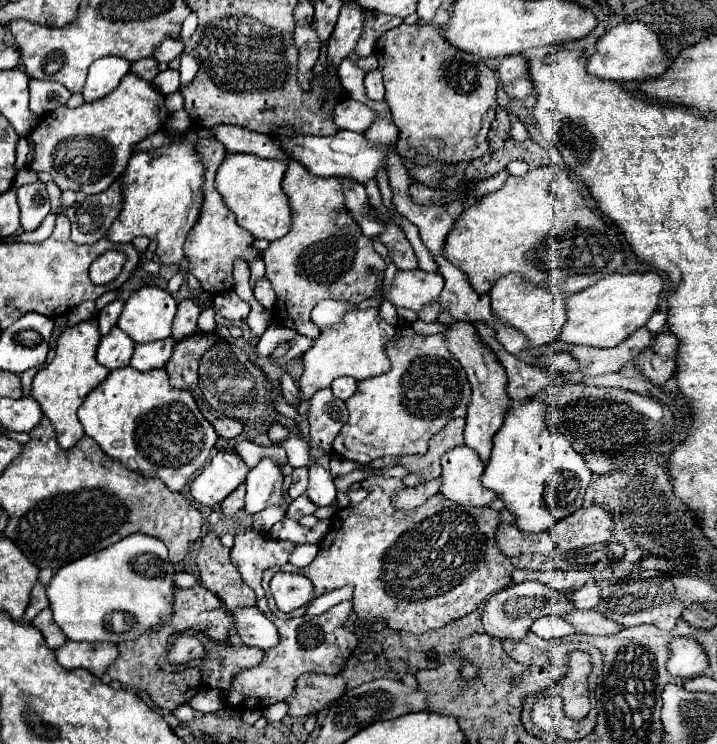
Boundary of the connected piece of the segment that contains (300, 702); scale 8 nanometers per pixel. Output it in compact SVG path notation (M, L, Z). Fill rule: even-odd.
M304 674L296 682L296 692L288 700L290 716L306 716L320 710L326 710L334 700L346 692L346 680L342 674L336 676L318 676Z

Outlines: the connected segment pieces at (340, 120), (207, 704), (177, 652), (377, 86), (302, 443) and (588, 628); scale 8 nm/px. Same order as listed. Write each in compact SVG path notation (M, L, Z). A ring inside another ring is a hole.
M352 98L342 100L334 108L334 122L342 130L352 130L352 132L366 132L372 122L378 118L378 114L366 106L364 102L356 102Z
M202 688L196 692L196 696L188 702L194 710L202 712L202 714L208 714L208 712L218 712L224 708L224 702L222 702L222 692L220 690L214 690L214 688Z
M180 634L176 636L170 652L168 652L168 660L172 664L180 664L180 662L190 662L192 658L202 658L204 656L204 648L200 642L194 642L194 636L186 636Z
M376 68L376 70L366 74L364 86L366 86L366 94L368 94L370 100L382 100L384 98L384 84L382 84L380 68Z
M292 434L290 438L286 438L284 442L280 442L280 446L286 448L288 454L288 464L292 464L294 468L298 466L308 466L310 464L310 450L306 440L300 434Z
M576 610L574 614L564 616L564 620L568 620L578 632L582 634L600 634L600 636L612 636L616 632L622 632L624 626L616 624L614 620L604 618L600 612L596 610Z

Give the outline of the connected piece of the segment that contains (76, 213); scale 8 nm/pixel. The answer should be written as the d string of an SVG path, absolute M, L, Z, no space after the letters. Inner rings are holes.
M122 178L112 184L112 188L106 188L96 196L86 196L72 206L60 204L60 188L56 188L54 182L48 182L48 194L52 200L52 214L68 216L72 224L72 242L76 244L92 244L104 238L124 204Z

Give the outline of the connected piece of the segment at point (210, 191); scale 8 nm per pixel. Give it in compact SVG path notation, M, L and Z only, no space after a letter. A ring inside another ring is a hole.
M210 138L210 140L200 140L198 152L202 154L204 168L206 168L206 172L204 172L204 178L206 178L204 208L202 208L200 220L196 222L192 232L188 232L188 238L184 244L184 254L186 254L186 258L190 258L190 272L198 278L202 288L206 292L210 292L212 296L216 296L216 294L230 292L234 288L234 276L232 276L234 262L244 260L250 264L252 260L256 260L260 256L260 250L254 248L256 238L236 224L236 218L232 216L232 212L228 210L228 206L224 204L222 196L216 190L214 176L216 176L218 166L226 158L226 148L216 138Z

